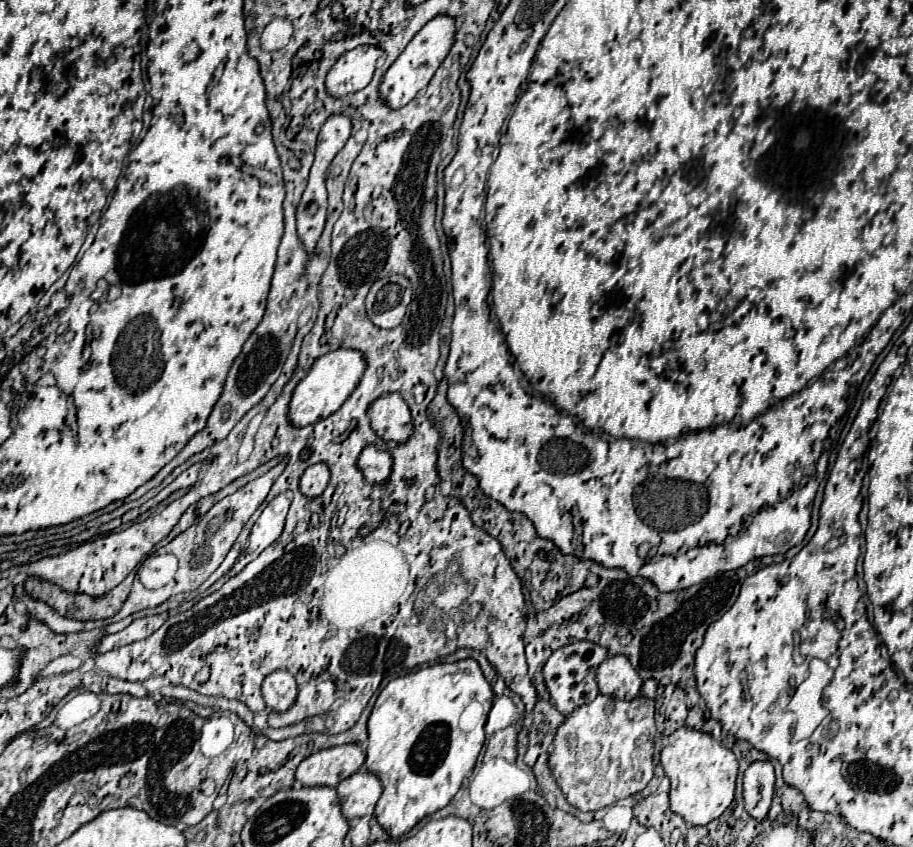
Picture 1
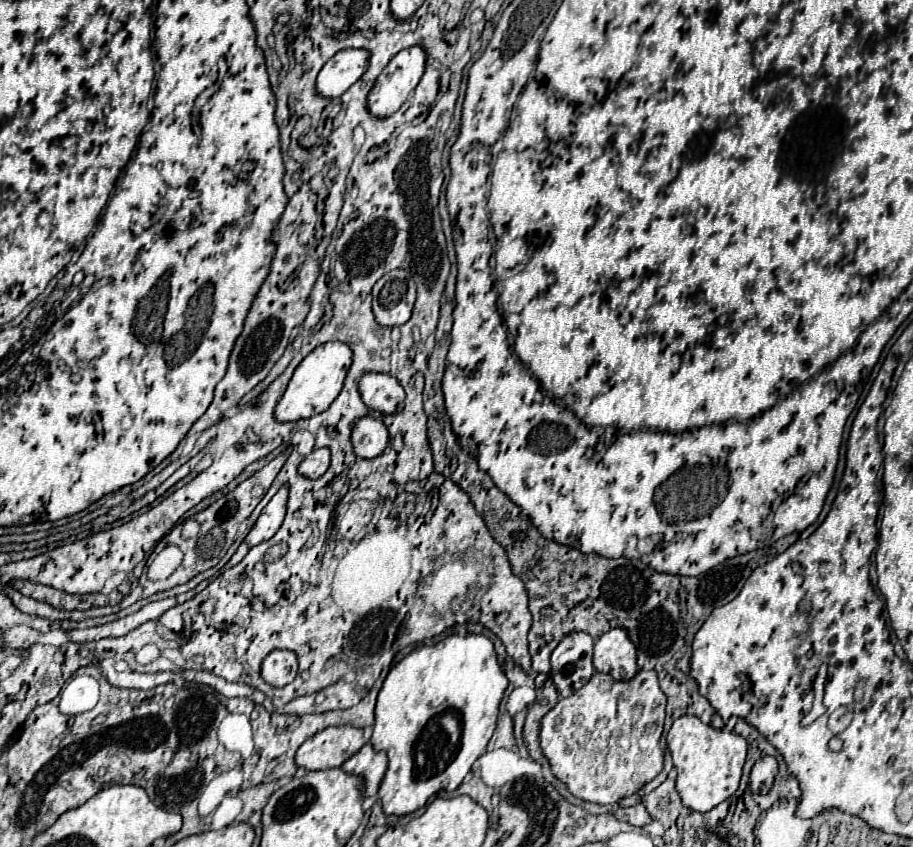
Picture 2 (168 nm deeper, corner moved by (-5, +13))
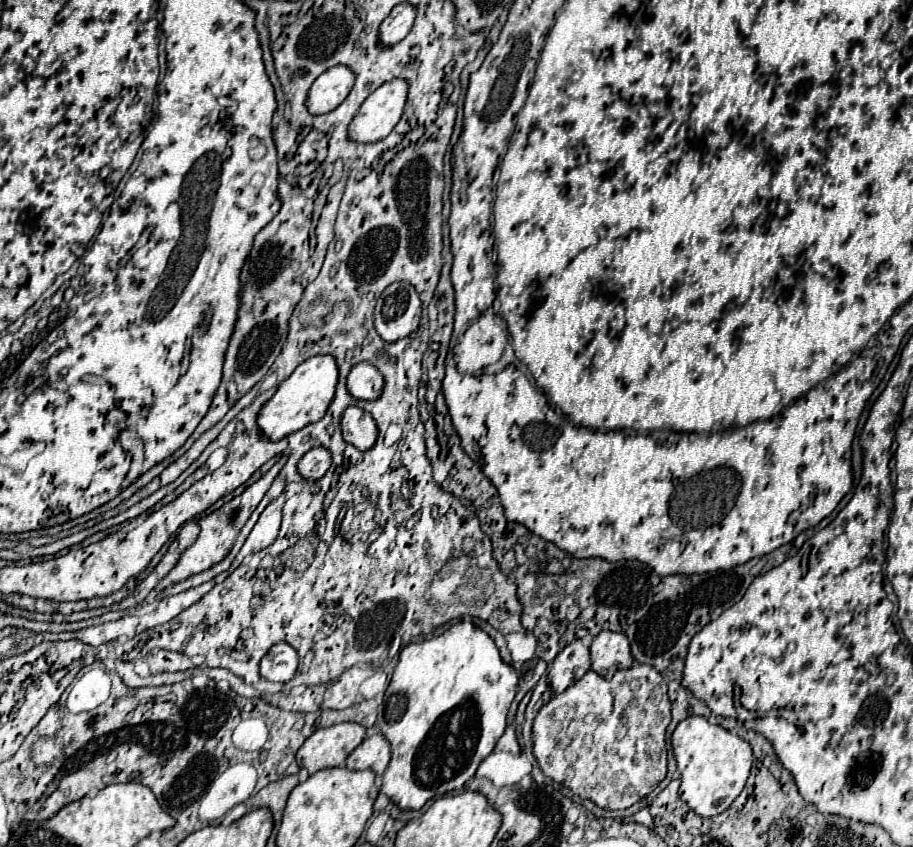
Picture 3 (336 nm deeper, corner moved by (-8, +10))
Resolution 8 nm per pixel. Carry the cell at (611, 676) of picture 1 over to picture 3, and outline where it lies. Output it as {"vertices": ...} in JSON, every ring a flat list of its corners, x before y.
{"vertices":[[601,632,591,642,591,670,603,678,613,678,617,670,627,670,633,666,633,654,629,640,623,632]]}

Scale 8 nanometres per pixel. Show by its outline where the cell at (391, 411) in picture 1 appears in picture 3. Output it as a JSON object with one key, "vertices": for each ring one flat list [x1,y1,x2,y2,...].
{"vertices":[[369,362,357,364,347,376,347,390,357,400,377,400,383,394,385,380]]}

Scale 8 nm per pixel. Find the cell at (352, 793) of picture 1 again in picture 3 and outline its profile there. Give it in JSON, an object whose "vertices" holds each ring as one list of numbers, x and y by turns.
{"vertices":[[375,734,371,738,365,738,347,758,345,766,349,770,373,770,377,774,377,786,381,784,381,774,385,772,387,764,391,758,389,742,381,736]]}

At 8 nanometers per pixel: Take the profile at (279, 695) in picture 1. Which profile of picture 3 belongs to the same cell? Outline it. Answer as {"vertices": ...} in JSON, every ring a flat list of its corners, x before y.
{"vertices":[[275,644,261,660,261,676,269,682,285,684,297,672,297,652,289,644]]}

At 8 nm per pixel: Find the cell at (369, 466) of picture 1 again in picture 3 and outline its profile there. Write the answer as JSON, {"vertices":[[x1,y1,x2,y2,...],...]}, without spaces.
{"vertices":[[349,406,341,418,343,438,353,444,357,450,365,452,373,448,373,442,377,442,377,422,373,416,357,406]]}

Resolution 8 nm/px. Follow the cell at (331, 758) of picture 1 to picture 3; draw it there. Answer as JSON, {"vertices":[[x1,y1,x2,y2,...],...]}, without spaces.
{"vertices":[[343,722,313,732,297,752,297,764,315,774,323,768,337,768,365,740,365,728]]}

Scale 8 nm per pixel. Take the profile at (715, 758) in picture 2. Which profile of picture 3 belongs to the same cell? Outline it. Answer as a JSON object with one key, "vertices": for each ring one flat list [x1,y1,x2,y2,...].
{"vertices":[[701,716,681,720,671,736,671,746,677,760,677,768,681,772,681,800,687,802,687,806,699,816,709,818,725,812,731,802,741,794,747,782,753,762,751,746,739,736,727,732,725,728,709,724]]}

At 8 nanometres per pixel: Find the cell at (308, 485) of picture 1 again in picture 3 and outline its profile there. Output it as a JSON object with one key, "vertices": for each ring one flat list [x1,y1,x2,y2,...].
{"vertices":[[325,448,309,450,299,462,299,474,307,480,319,480,331,466,331,452]]}

